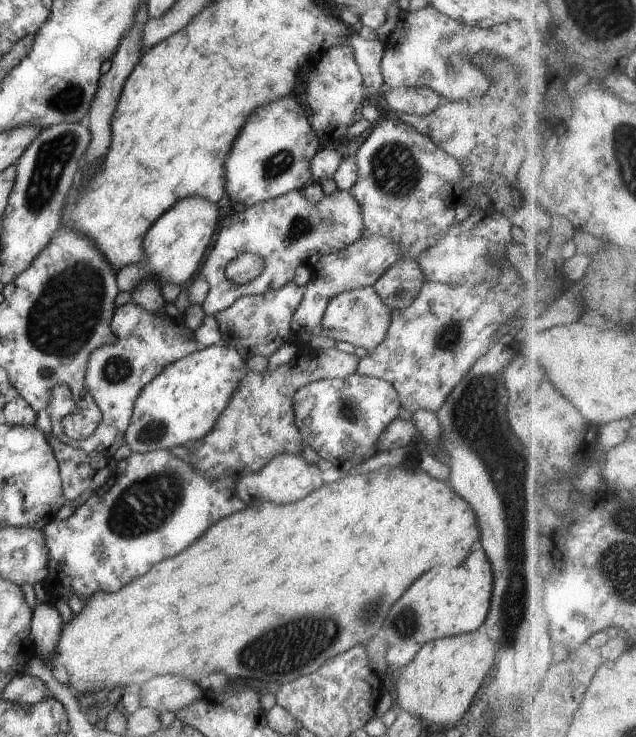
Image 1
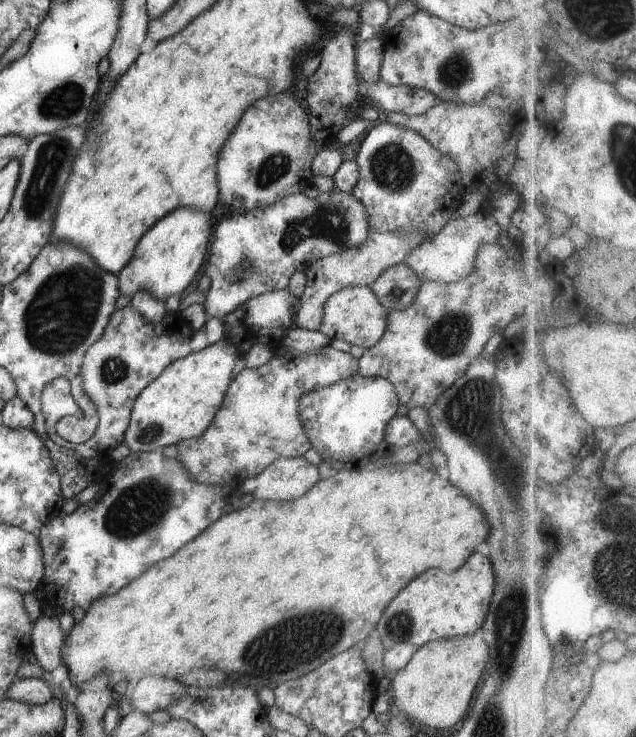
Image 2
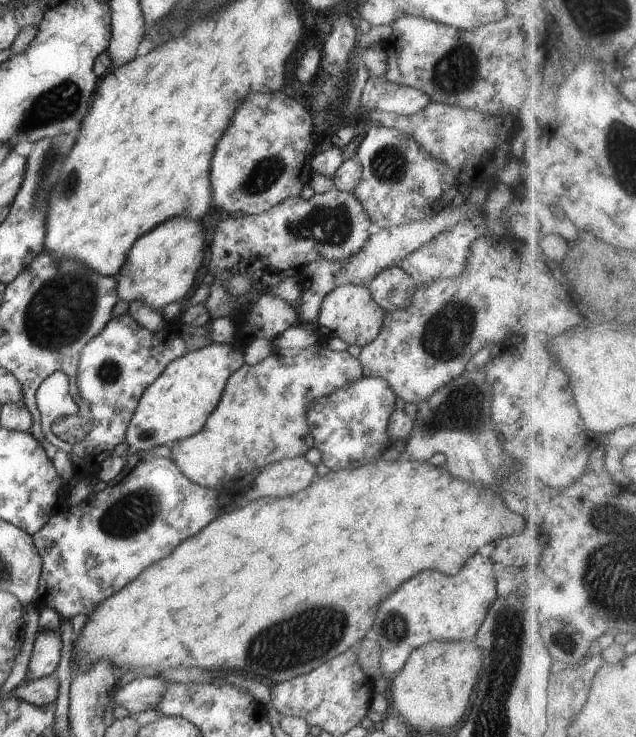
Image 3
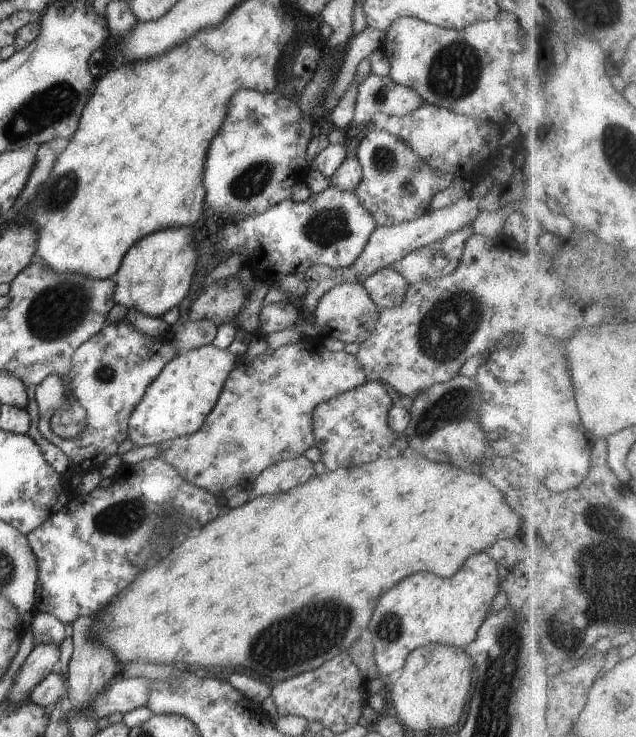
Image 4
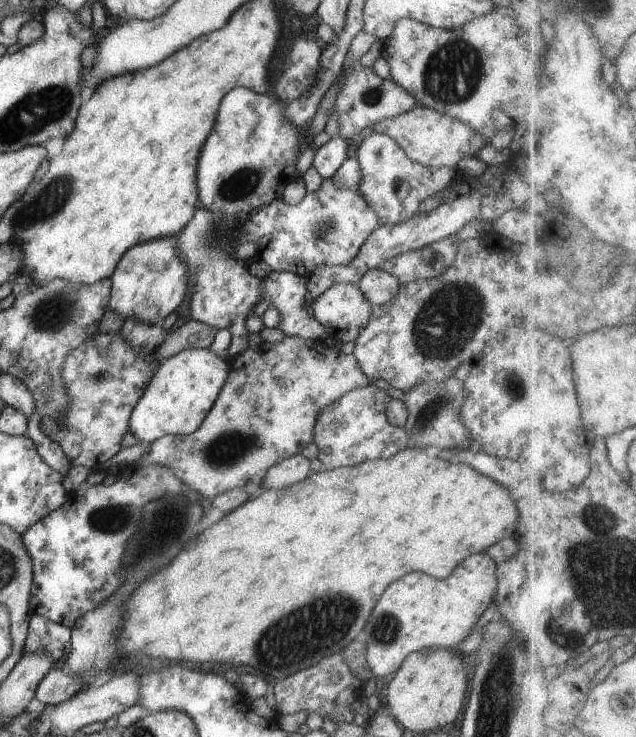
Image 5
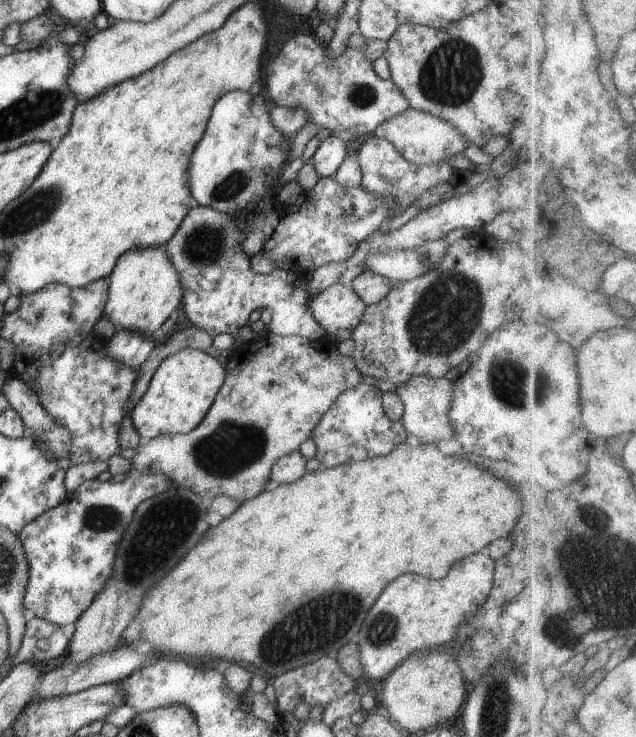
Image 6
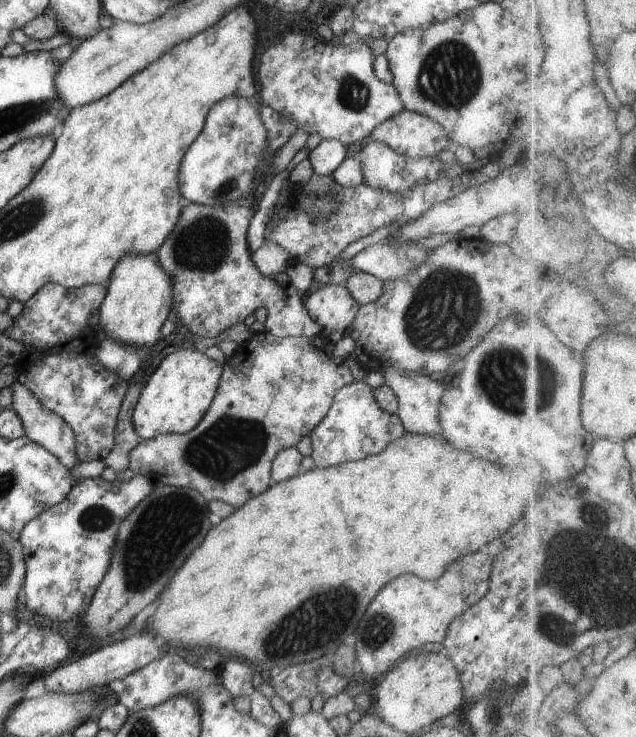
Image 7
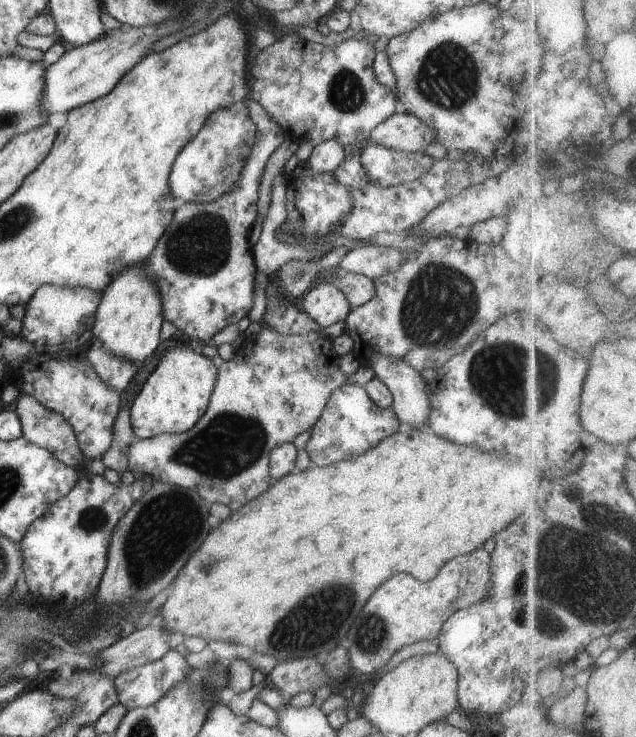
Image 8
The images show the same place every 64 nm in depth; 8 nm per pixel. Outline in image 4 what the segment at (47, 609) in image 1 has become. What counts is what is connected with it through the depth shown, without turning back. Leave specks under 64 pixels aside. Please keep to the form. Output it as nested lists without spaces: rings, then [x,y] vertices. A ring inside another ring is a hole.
[[[52,643],[37,644],[30,654],[24,658],[20,672],[12,690],[6,699],[25,703],[29,700],[29,692],[48,676],[57,670],[59,664],[60,647]]]

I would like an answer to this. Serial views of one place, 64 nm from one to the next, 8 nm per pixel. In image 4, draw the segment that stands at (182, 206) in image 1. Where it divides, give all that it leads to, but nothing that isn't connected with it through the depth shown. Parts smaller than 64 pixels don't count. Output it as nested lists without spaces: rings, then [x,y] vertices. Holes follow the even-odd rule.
[[[191,225],[164,227],[133,244],[111,278],[115,282],[115,304],[123,304],[126,308],[138,307],[148,316],[155,317],[178,307],[192,288],[198,262],[197,236],[193,228]]]

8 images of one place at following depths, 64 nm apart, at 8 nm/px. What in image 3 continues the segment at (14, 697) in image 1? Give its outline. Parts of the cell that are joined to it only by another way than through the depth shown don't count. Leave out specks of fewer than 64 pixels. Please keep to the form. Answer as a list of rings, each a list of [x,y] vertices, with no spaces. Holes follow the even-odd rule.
[[[48,675],[20,683],[10,692],[9,696],[14,696],[18,700],[26,701],[34,706],[49,705],[57,698],[58,686],[59,682]]]

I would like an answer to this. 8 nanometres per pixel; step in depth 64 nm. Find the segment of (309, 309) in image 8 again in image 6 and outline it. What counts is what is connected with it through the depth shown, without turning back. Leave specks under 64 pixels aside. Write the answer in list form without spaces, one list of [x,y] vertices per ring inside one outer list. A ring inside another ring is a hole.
[[[338,283],[317,294],[309,309],[327,336],[340,342],[351,338],[367,306],[352,285]]]

